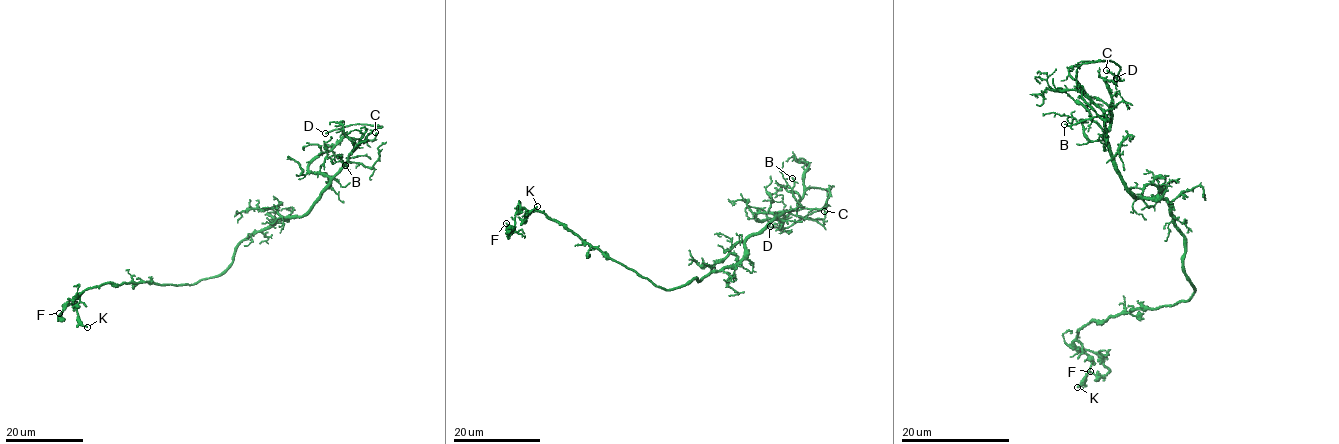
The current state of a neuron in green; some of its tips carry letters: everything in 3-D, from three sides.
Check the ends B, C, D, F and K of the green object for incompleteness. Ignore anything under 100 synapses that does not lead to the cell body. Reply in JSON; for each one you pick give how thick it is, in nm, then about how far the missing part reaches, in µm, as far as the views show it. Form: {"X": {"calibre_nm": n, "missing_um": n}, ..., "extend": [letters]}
{"D": {"calibre_nm": 160, "missing_um": 20}, "extend": ["D"]}

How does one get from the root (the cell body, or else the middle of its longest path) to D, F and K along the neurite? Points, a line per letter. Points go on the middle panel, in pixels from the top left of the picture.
D: (706, 275), (733, 268), (745, 242), (794, 211), (807, 187), (827, 192), (819, 209), (770, 226)
F: (706, 275), (663, 289), (585, 244), (543, 213), (522, 208), (508, 237), (506, 223)
K: (706, 275), (663, 289), (585, 244), (543, 213), (527, 211), (524, 222), (537, 206)

